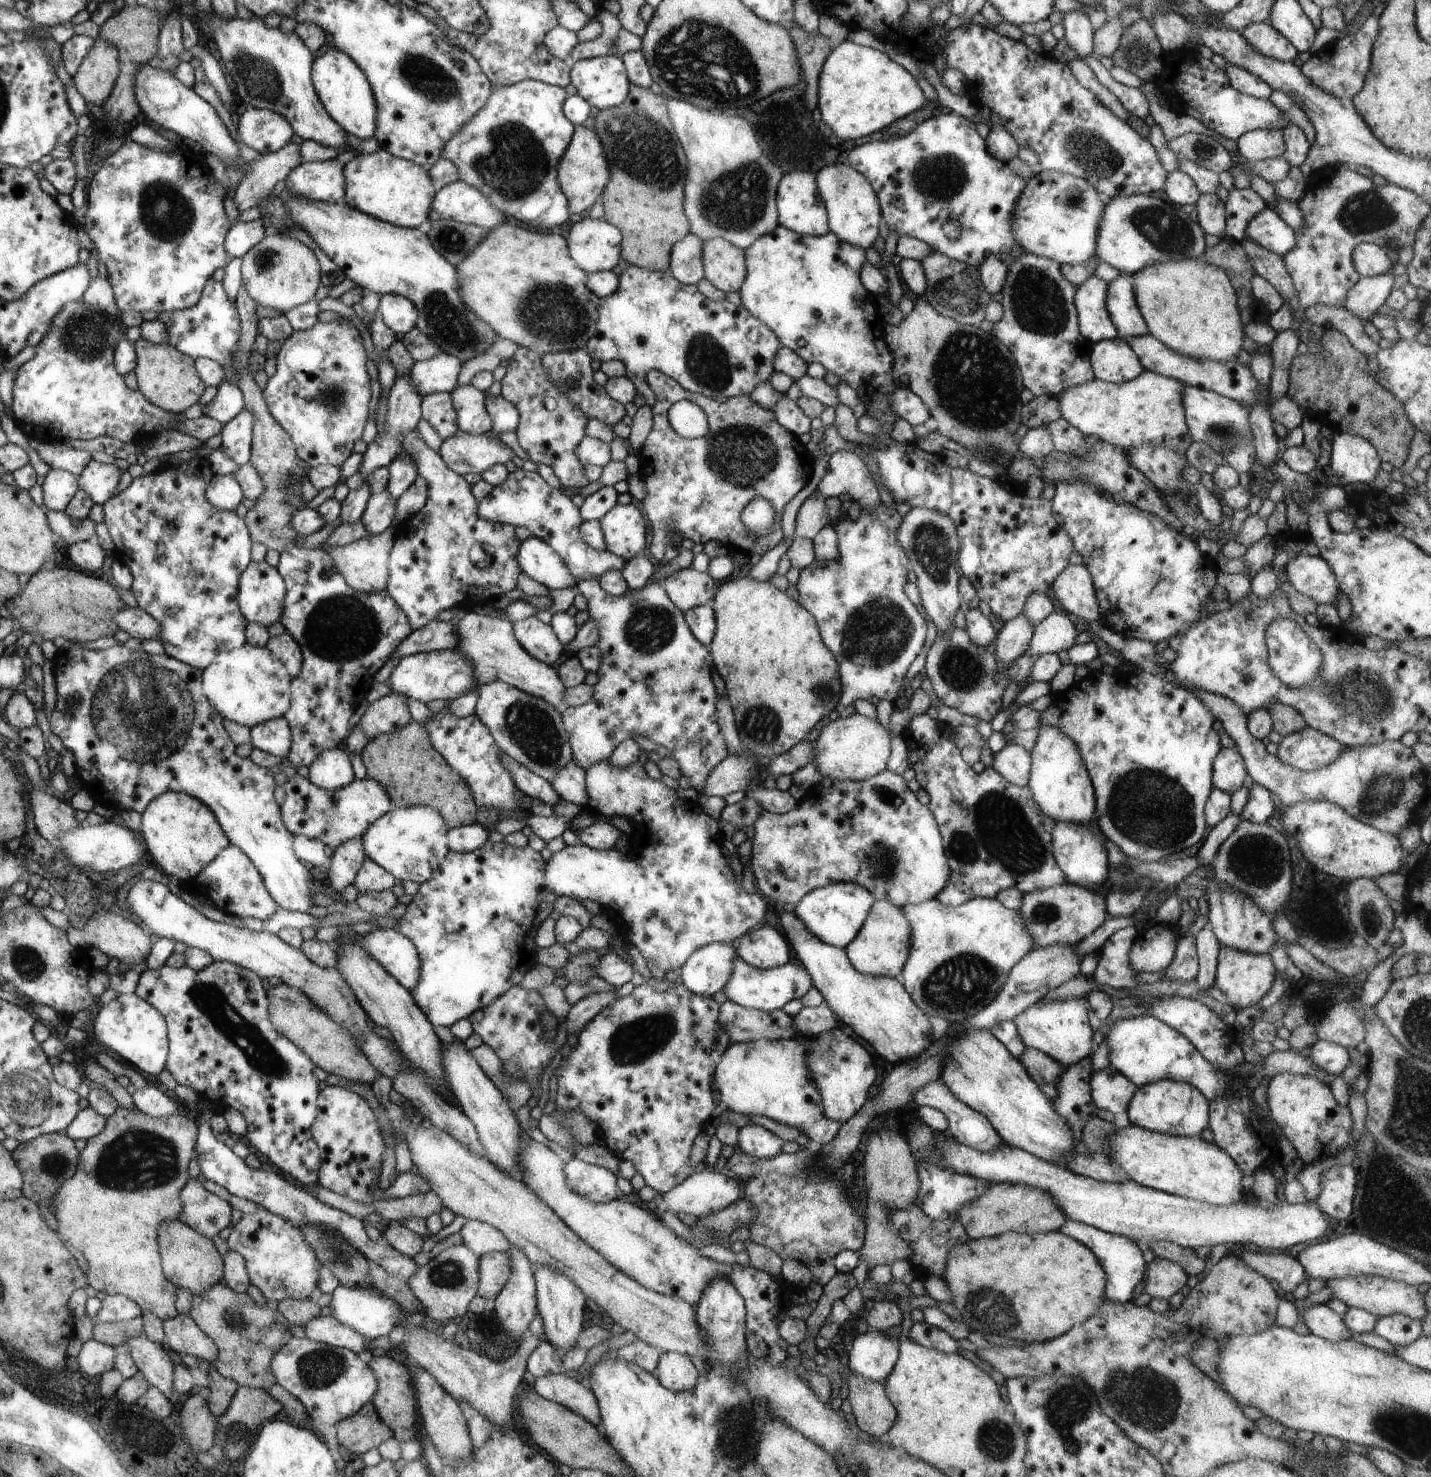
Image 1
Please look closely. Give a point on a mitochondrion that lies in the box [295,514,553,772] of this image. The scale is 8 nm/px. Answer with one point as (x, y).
(341, 626)

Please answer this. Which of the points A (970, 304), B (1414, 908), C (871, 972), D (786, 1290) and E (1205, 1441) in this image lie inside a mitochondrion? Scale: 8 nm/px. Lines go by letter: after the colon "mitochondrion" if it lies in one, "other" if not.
A: mitochondrion
B: other
C: other
D: other
E: other

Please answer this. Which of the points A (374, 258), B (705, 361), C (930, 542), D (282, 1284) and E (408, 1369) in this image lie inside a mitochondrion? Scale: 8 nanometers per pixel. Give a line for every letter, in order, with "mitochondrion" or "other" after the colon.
A: other
B: mitochondrion
C: mitochondrion
D: mitochondrion
E: other

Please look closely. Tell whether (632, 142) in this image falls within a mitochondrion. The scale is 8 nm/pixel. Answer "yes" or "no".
yes

